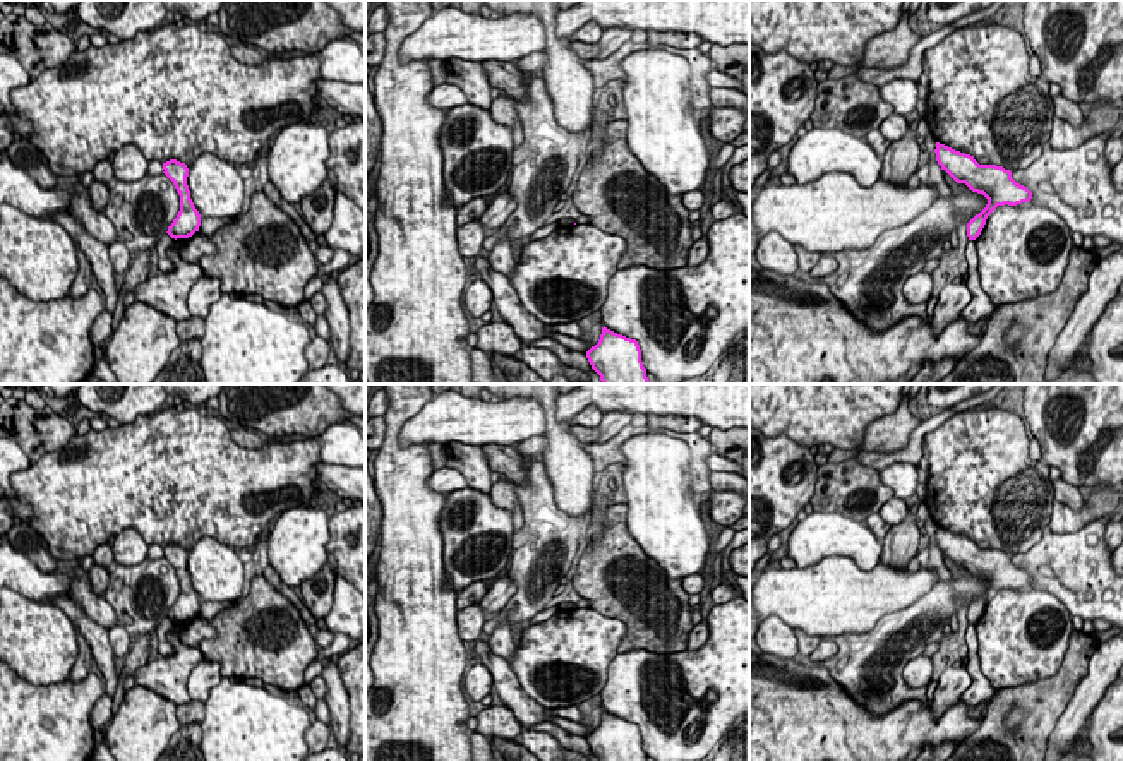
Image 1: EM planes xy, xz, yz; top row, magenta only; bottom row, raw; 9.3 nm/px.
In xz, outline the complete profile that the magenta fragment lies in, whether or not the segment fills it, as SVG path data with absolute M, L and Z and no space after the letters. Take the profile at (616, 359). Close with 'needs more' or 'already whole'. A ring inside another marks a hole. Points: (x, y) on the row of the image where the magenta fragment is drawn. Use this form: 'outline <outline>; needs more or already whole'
outline M605 326L598 343L586 351L586 358L604 384L652 384L638 341Z; already whole

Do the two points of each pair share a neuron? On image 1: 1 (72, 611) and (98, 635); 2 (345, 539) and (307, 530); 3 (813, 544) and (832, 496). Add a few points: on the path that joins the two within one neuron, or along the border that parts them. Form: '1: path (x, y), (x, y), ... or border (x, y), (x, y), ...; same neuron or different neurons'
1: path (79, 617), (91, 629); same neuron
2: border (330, 518), (328, 557); different neurons
3: border (813, 509), (846, 515), (864, 523); different neurons

